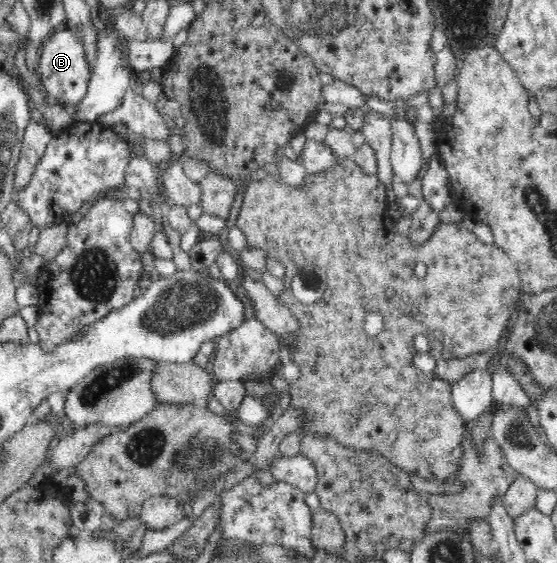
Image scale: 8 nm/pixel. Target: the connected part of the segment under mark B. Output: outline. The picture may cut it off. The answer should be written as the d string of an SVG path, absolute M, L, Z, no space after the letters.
M67 25L56 29L42 49L38 60L38 73L43 90L64 108L75 108L85 98L89 88L91 69L85 58L85 47L76 31Z

